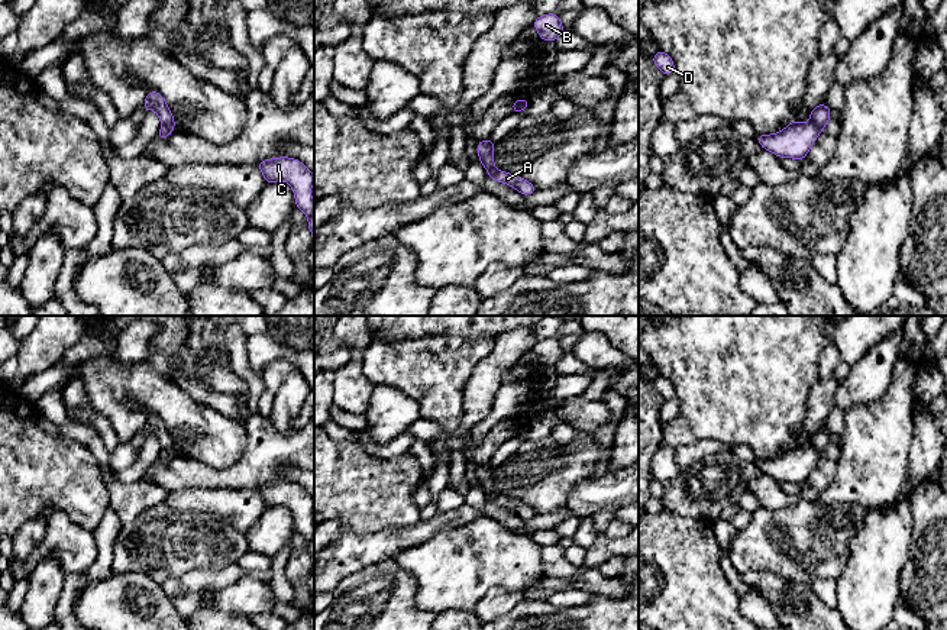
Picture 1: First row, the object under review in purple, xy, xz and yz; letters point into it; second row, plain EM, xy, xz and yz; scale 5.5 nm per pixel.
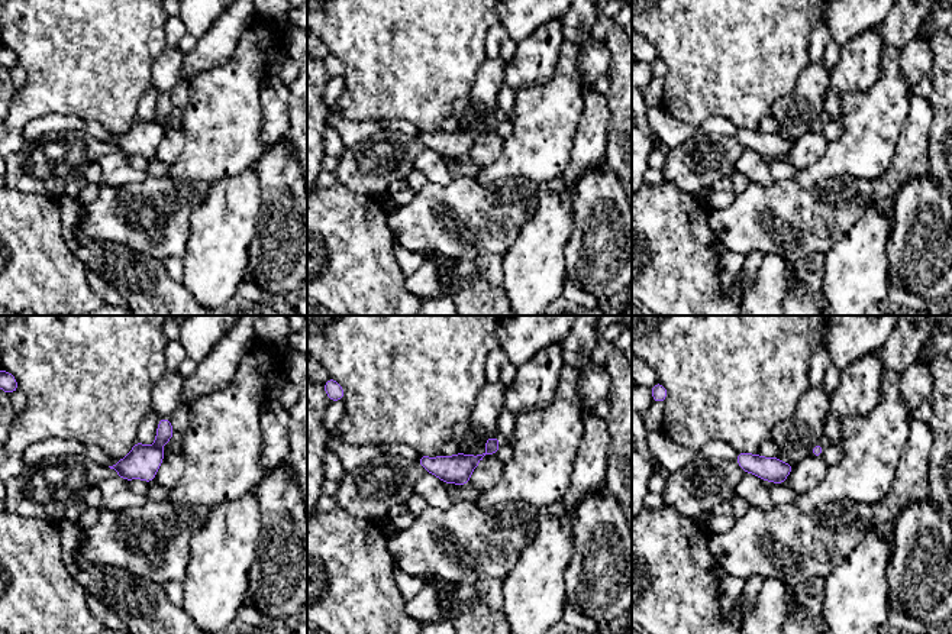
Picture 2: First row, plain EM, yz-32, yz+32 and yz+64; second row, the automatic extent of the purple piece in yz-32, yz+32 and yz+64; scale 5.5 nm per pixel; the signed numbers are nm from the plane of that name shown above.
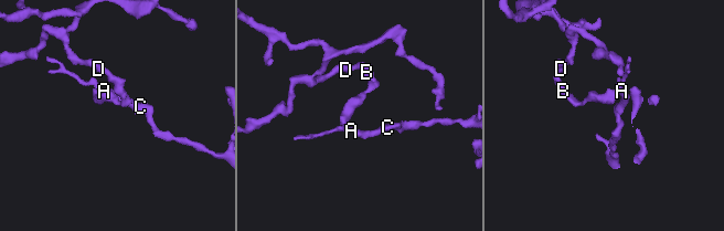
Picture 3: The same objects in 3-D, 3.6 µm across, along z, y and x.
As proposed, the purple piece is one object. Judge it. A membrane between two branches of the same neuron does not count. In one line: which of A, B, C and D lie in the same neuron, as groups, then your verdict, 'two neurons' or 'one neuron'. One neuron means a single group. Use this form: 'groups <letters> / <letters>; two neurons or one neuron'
groups A C / B D; two neurons

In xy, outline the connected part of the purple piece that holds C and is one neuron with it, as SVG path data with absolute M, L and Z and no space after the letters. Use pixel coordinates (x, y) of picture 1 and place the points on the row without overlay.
M281 481L271 482L256 488L266 508L285 505L292 511L295 533L300 533L308 542L308 553L314 562L314 526L310 514L314 508L314 500L301 485Z

